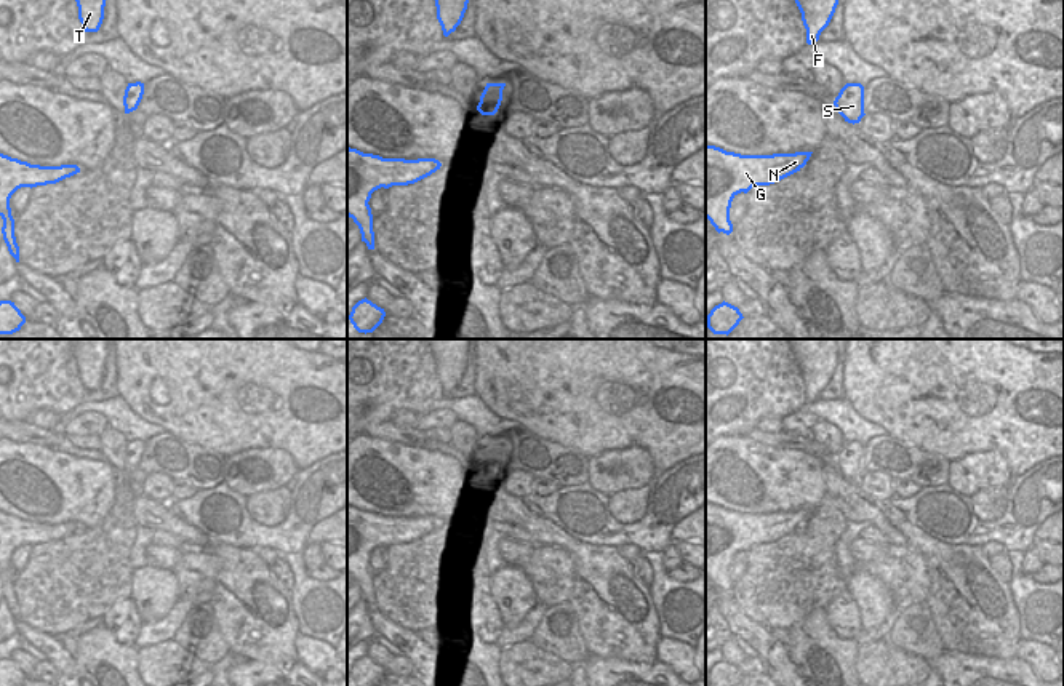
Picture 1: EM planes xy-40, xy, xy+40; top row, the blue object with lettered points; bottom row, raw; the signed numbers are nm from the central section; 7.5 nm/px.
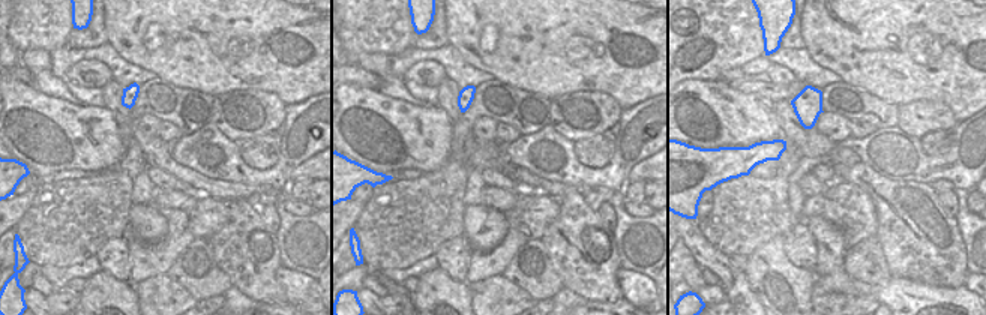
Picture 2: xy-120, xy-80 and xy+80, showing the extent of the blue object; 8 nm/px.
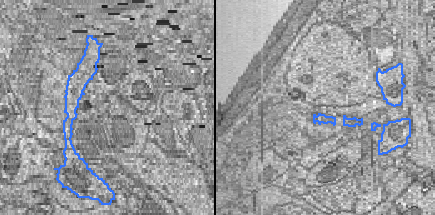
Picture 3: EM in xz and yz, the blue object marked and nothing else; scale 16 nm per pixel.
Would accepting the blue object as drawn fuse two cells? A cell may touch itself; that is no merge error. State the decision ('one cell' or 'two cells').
one cell

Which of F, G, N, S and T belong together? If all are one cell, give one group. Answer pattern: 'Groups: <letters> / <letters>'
Groups: F G N S T.

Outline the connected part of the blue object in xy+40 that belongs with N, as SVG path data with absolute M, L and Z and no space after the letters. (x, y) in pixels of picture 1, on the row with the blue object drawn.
M706 146L706 217L718 233L730 235L733 198L752 187L770 185L800 171L811 154L741 155Z

